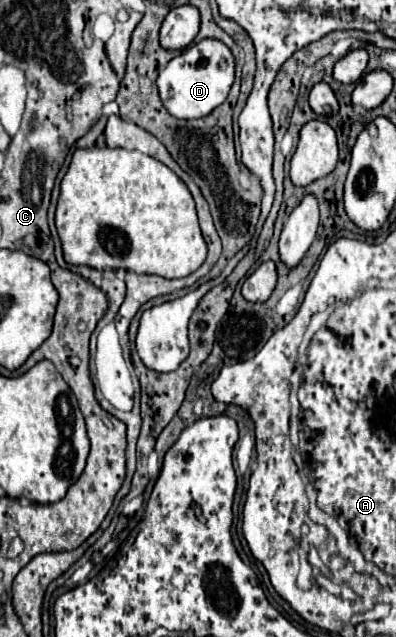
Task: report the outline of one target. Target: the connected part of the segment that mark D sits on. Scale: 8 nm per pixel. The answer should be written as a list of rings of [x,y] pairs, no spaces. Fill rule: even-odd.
[[[205,38],[203,42],[197,42],[187,50],[183,50],[159,72],[157,88],[163,106],[169,110],[171,116],[191,120],[191,118],[203,118],[213,108],[223,104],[223,100],[231,90],[233,78],[235,78],[235,60],[231,50],[215,38]],[[221,58],[227,60],[225,68],[219,68]]]

